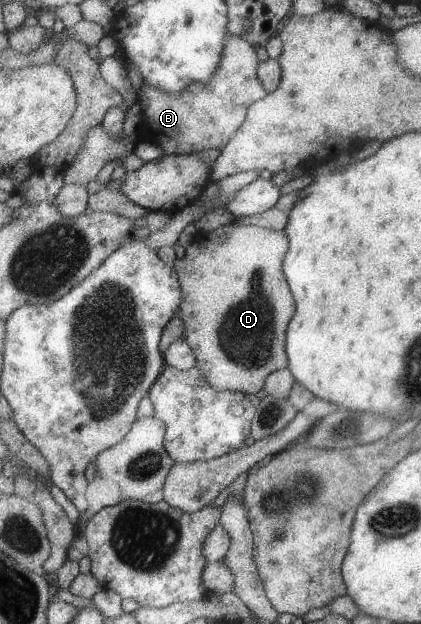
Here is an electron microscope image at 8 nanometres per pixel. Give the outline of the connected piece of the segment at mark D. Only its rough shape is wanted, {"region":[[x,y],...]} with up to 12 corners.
{"region":[[285,230],[199,232],[177,262],[213,388],[289,366]]}

